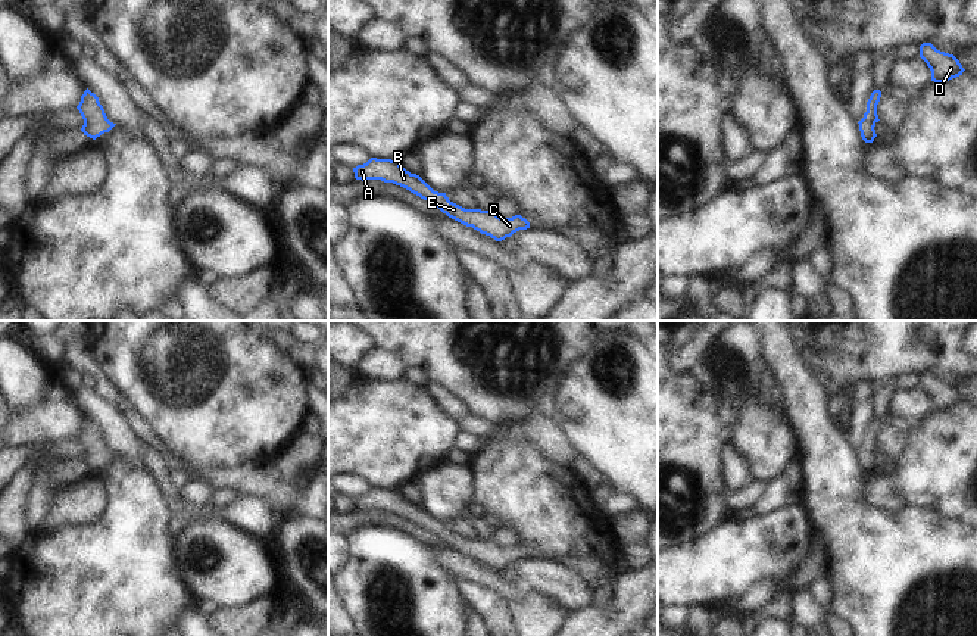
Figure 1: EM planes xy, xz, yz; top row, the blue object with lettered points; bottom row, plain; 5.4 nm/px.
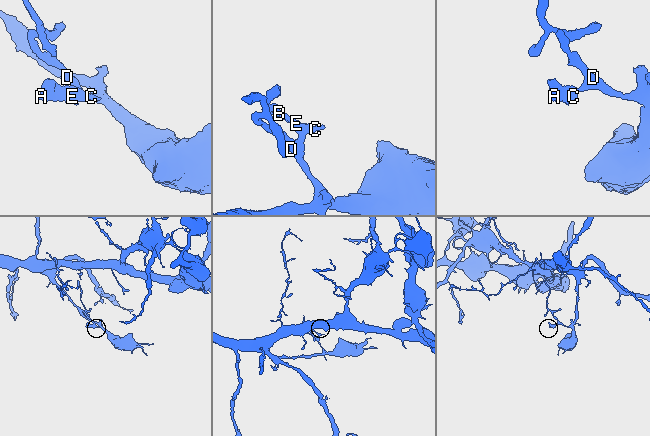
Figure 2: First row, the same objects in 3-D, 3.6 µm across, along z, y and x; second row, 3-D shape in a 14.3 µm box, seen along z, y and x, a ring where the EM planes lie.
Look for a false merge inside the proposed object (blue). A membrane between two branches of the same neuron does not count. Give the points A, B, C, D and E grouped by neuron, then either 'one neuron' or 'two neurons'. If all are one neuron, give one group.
A B C D E | one neuron

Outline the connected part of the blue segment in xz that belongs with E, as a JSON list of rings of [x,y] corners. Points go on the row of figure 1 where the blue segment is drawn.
[[[371,158],[366,163],[353,168],[353,172],[356,180],[381,180],[400,186],[421,199],[433,202],[449,218],[472,227],[496,241],[502,241],[519,230],[530,228],[530,222],[521,215],[500,218],[491,209],[465,209],[450,202],[446,193],[434,191],[419,175],[402,168],[399,159]]]

